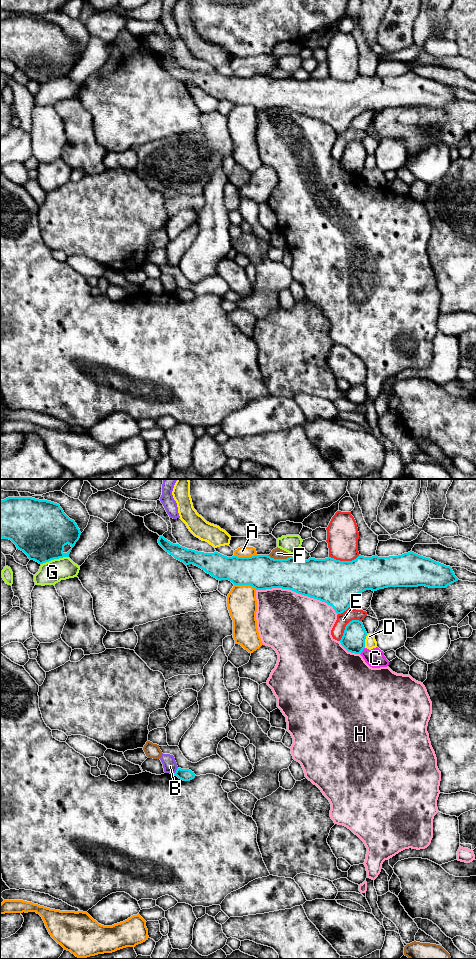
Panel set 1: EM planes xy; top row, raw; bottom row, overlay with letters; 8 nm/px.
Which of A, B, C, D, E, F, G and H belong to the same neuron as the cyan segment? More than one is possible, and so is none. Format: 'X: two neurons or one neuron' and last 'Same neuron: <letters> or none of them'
A: two neurons
B: two neurons
C: two neurons
D: two neurons
E: two neurons
F: two neurons
G: two neurons
H: two neurons
Same neuron: none of them

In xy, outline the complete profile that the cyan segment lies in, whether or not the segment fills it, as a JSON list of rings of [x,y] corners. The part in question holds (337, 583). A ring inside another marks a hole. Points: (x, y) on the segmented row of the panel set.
[[[163,536],[159,545],[186,566],[193,564],[217,580],[250,585],[256,590],[289,589],[332,606],[338,614],[366,590],[388,587],[446,588],[458,581],[452,568],[412,551],[398,556],[364,557],[340,561],[328,557],[300,561],[294,557],[274,559],[268,555],[227,557],[173,544]]]

